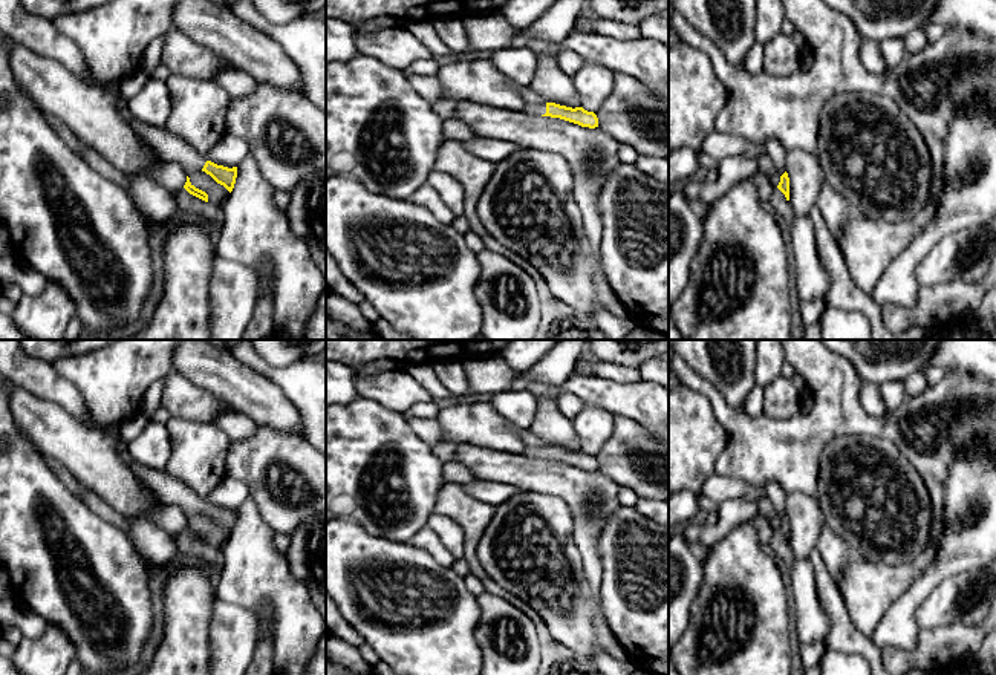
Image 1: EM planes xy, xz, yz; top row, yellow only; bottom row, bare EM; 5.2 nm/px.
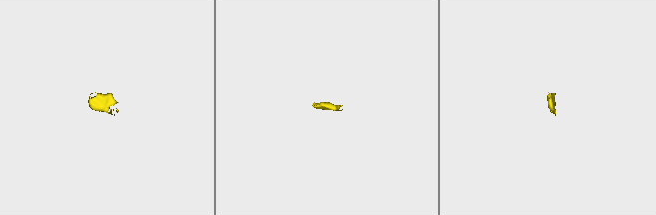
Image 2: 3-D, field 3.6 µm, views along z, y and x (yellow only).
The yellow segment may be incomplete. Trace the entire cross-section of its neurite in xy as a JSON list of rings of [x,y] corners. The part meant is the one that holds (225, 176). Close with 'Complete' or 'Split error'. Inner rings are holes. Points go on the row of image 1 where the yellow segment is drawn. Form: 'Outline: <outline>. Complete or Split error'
Outline: [[[121,99],[119,106],[122,115],[139,135],[141,142],[155,155],[177,162],[184,168],[185,174],[202,170],[217,184],[223,185],[229,193],[233,191],[237,178],[237,167],[228,168],[207,161],[190,144],[171,135],[164,127],[147,126],[133,118],[129,112],[127,101]]]. Split error

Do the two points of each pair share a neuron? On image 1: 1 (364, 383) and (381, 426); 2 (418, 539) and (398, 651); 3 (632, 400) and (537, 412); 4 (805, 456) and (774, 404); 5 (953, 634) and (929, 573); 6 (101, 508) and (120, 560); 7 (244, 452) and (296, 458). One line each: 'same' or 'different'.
1: different
2: different
3: different
4: different
5: different
6: different
7: same

